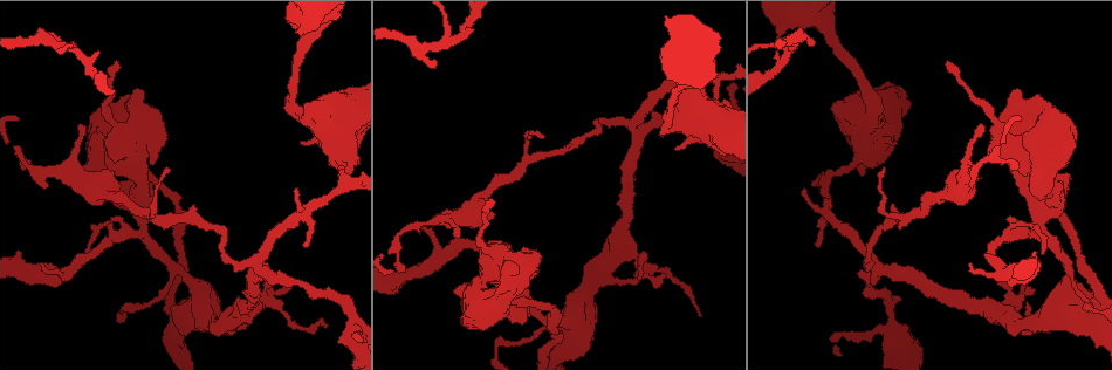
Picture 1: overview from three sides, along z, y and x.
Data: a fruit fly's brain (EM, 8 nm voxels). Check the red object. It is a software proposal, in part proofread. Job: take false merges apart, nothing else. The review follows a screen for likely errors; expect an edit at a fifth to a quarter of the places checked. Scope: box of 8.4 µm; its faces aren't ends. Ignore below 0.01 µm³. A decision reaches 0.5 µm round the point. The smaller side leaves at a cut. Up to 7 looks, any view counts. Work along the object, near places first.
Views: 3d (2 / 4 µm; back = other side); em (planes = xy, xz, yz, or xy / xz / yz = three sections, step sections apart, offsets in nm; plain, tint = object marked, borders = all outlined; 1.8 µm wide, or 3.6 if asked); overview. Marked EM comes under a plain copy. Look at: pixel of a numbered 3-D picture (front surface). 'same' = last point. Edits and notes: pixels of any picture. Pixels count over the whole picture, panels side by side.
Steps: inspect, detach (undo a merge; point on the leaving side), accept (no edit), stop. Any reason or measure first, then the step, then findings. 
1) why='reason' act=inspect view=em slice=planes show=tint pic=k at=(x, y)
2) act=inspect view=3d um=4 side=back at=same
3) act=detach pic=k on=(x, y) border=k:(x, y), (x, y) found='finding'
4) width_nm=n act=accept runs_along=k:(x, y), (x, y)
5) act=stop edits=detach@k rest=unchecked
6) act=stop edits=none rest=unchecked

why='sharp bend' act=inspect view=em um=3.6 slice=xy step=4 show=tint pic=1 at=(517, 305)

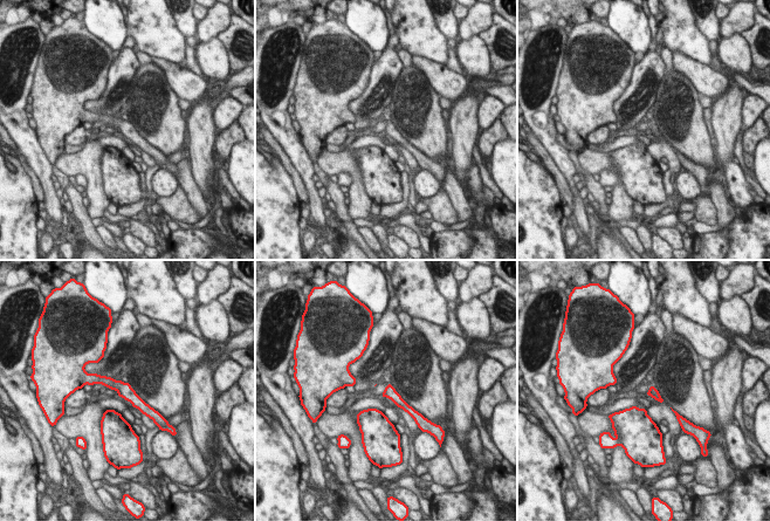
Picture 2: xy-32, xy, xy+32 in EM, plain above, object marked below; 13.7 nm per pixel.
act=inspect view=em um=3.6 slice=planes show=tint at=same

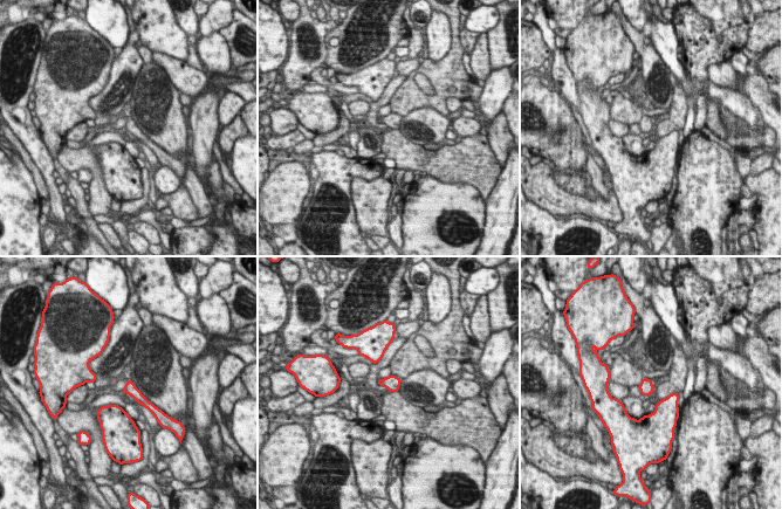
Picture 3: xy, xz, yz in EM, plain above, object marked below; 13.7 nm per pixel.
width_nm=170 act=accept runs_along=3:(129, 384), (152, 408) found='one neuron here'

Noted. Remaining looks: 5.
why='sharp bend' act=inspect view=em slice=planes show=tint pic=1 at=(634, 125)

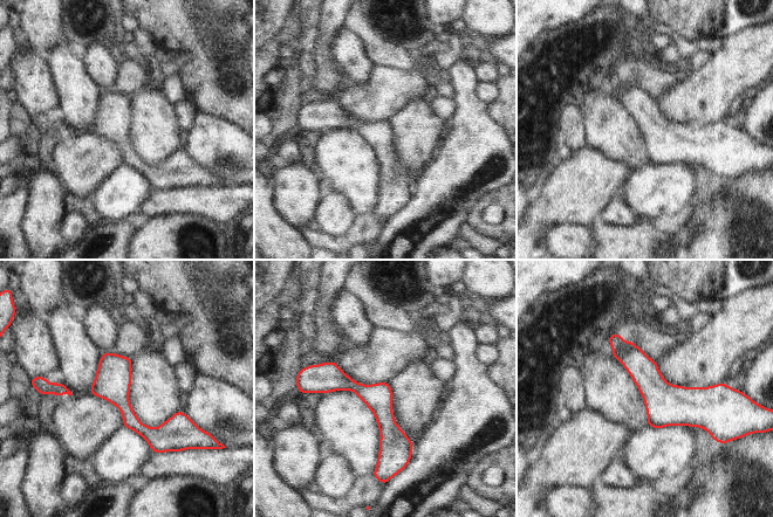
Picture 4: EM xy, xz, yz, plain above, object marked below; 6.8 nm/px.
width_nm=190 act=accept found='continuous, no second neuron'

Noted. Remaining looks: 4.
why='thick turns thin' act=inspect view=em um=3.6 slice=xz step=8 show=tint pic=1 at=(1094, 318)

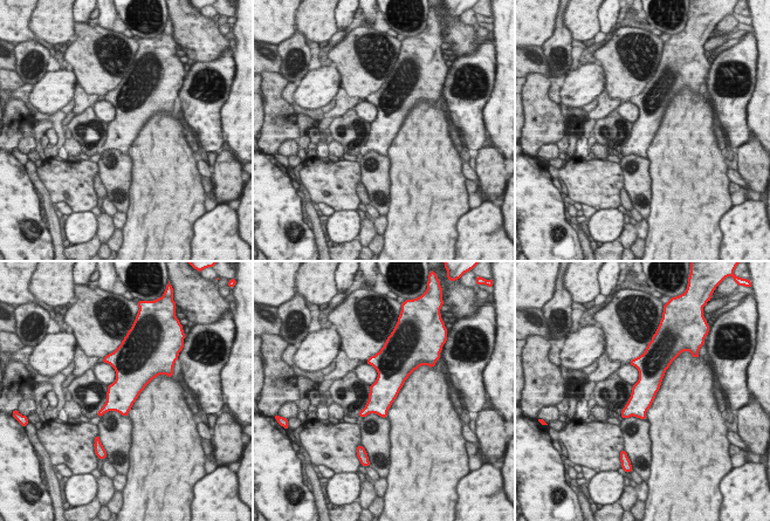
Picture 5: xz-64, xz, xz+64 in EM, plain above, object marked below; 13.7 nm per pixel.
act=inspect view=em um=3.6 slice=planes show=tint at=same

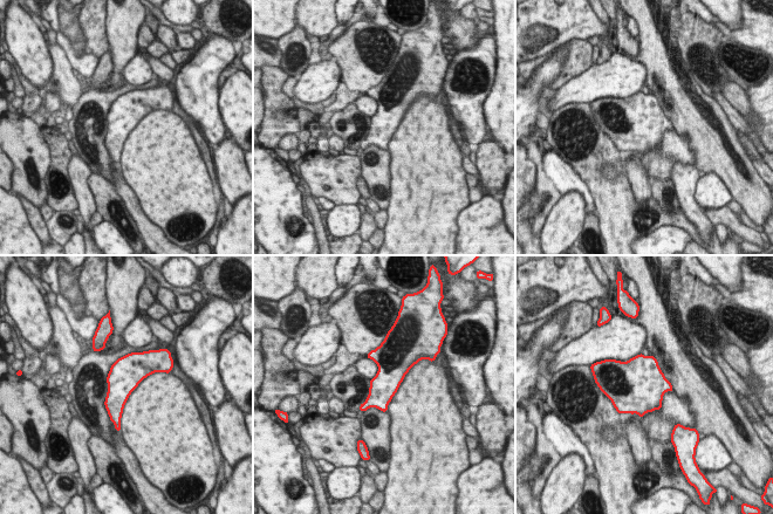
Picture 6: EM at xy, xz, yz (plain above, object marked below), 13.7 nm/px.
act=accept found='continuous, no second neuron'

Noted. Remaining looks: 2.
act=stop edits=none rest=unchecked

